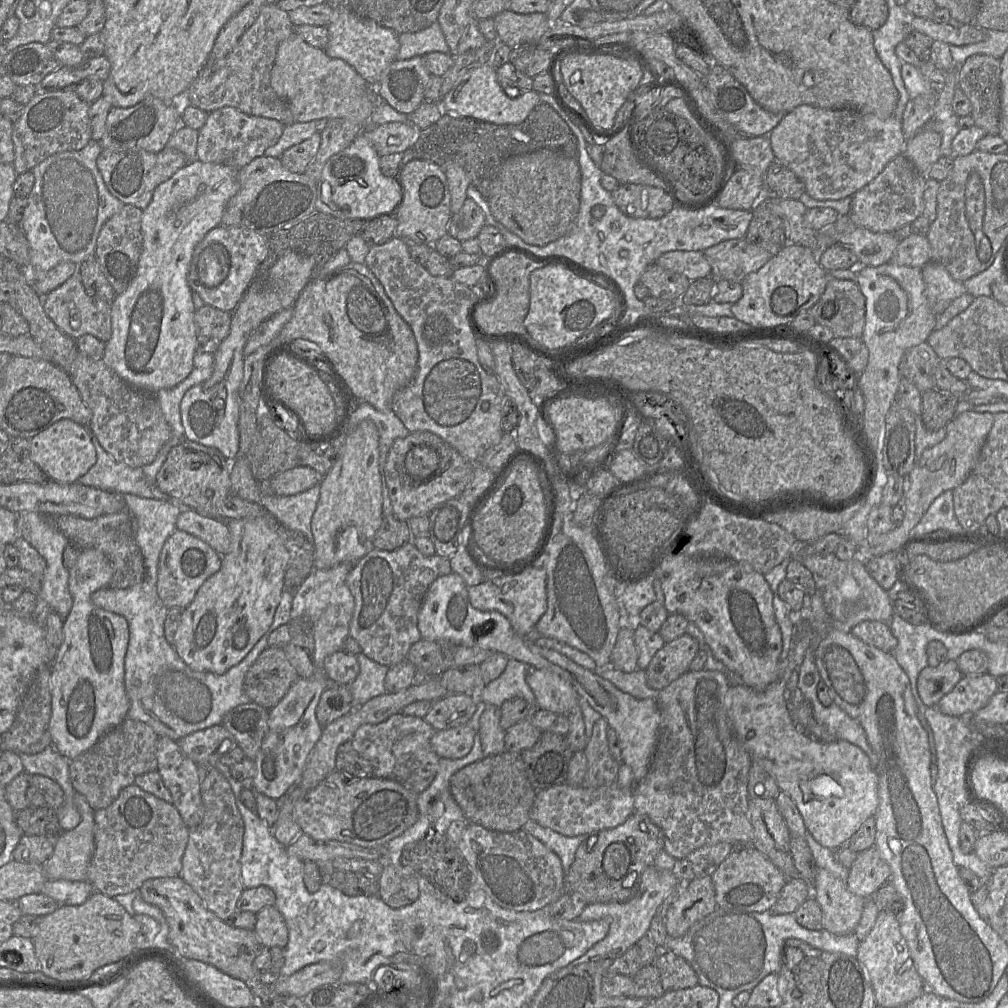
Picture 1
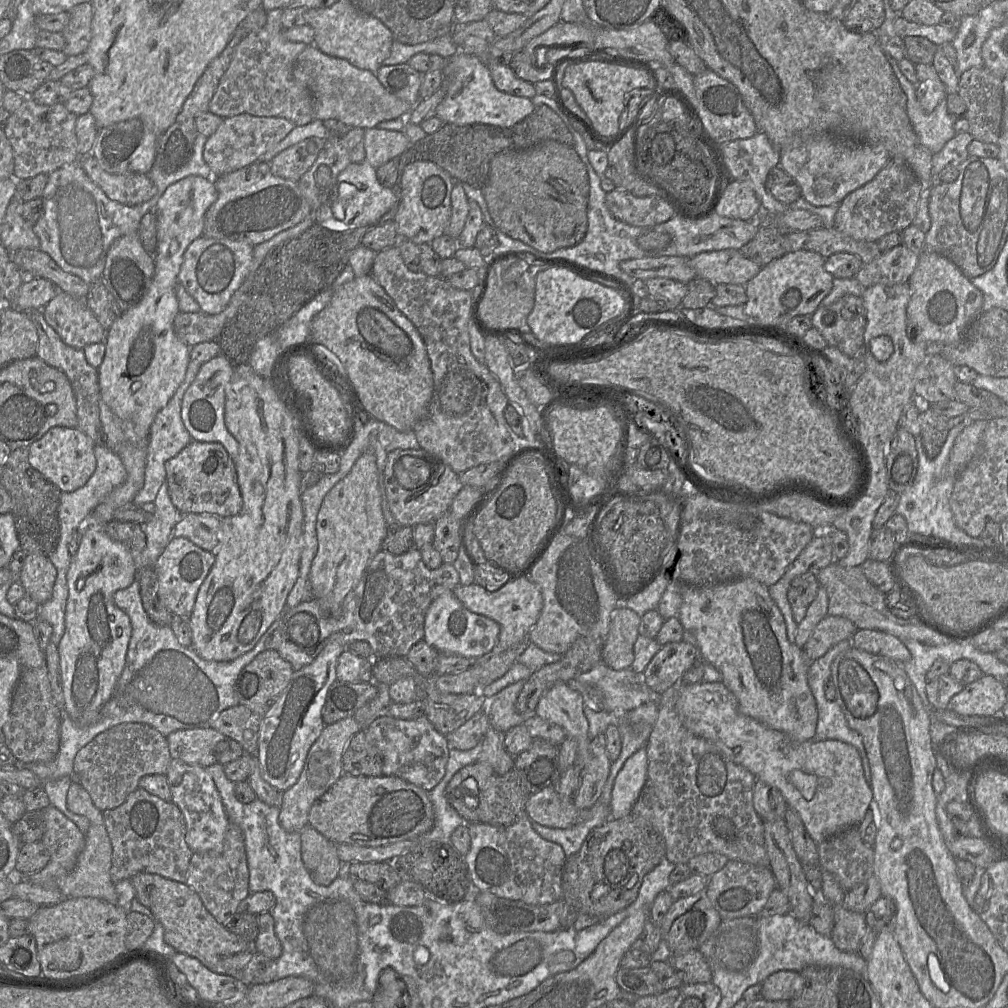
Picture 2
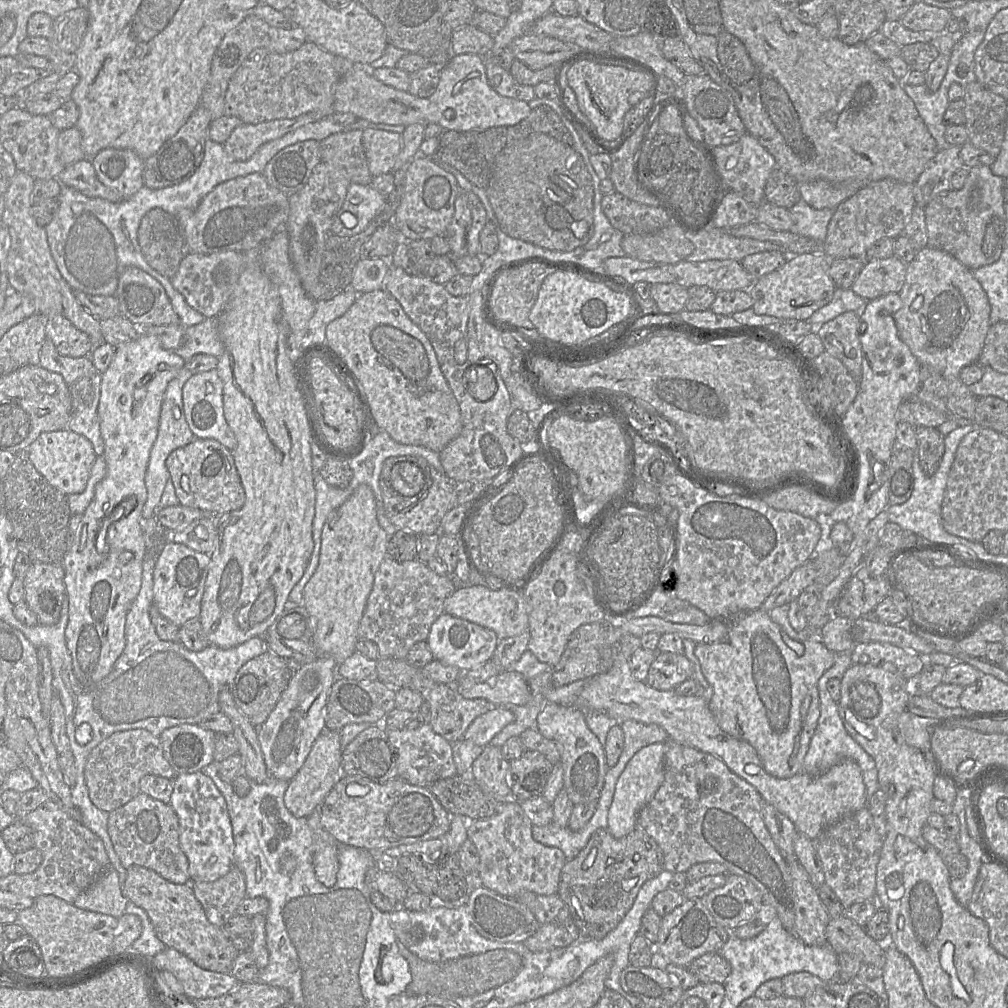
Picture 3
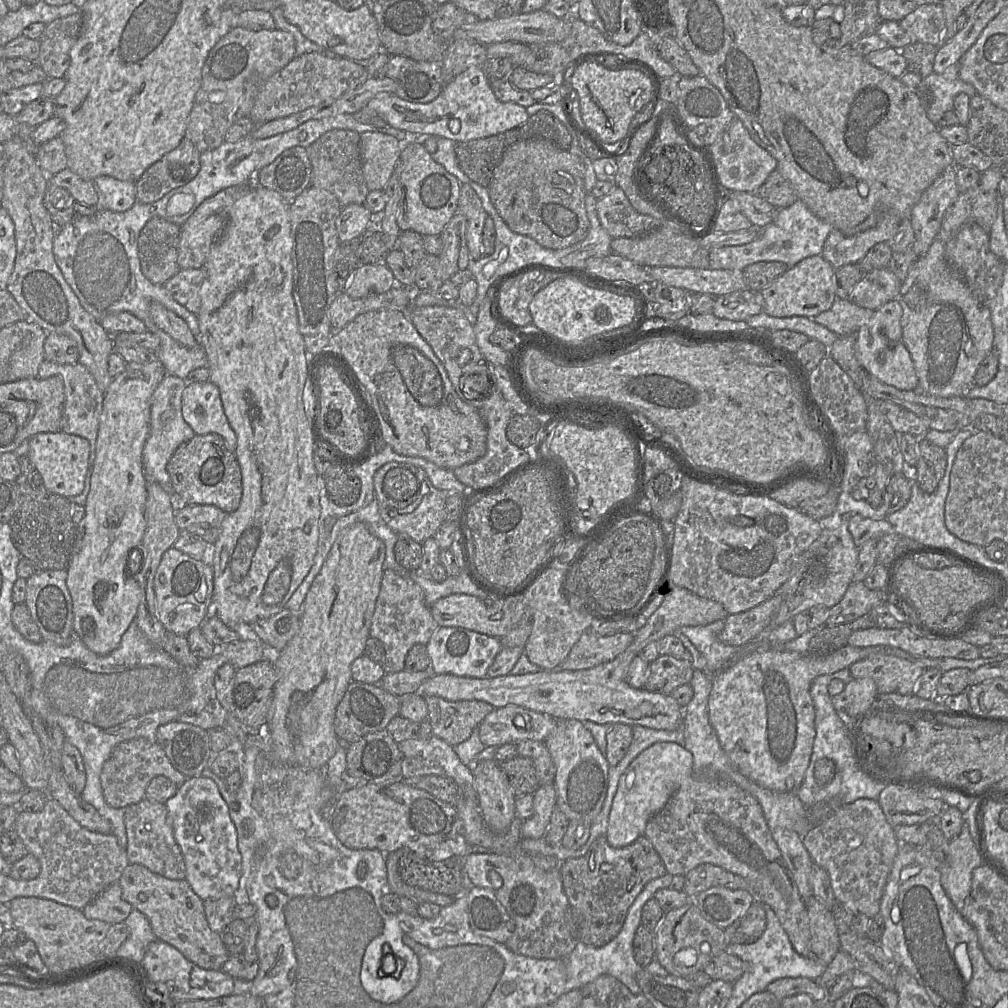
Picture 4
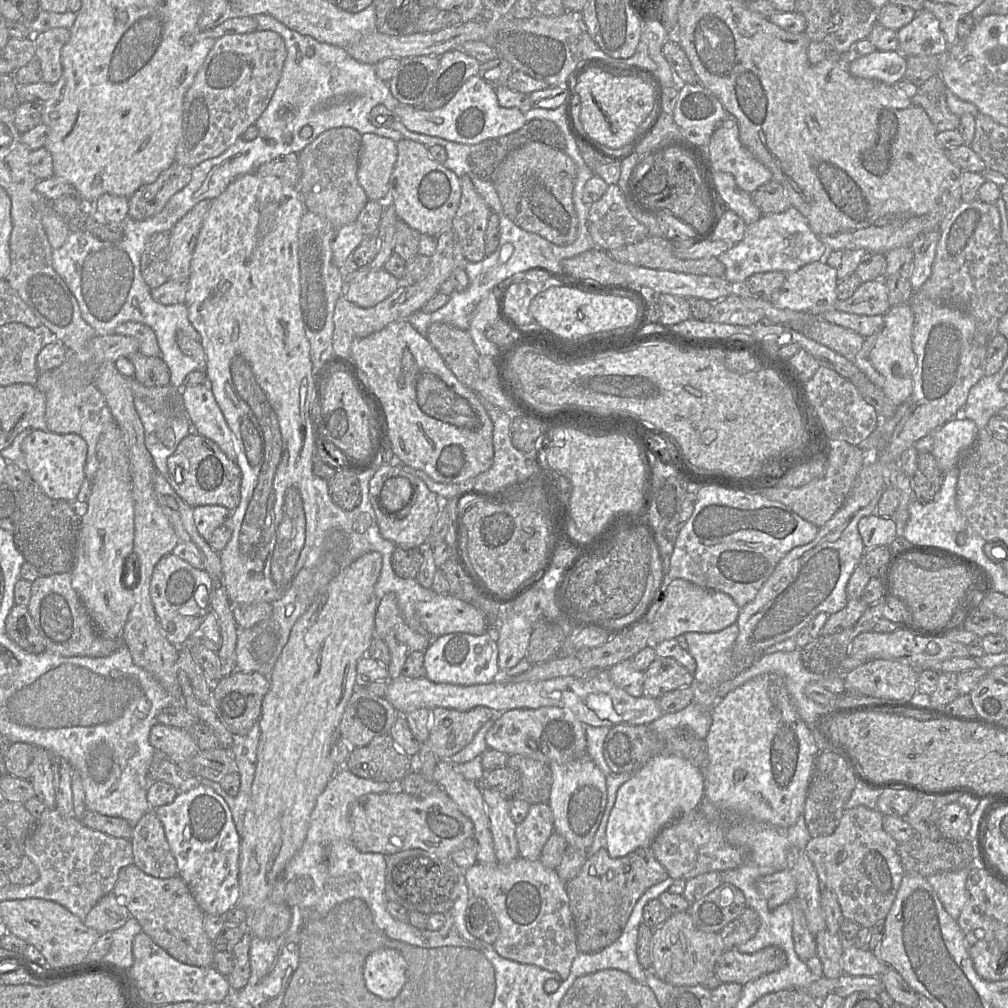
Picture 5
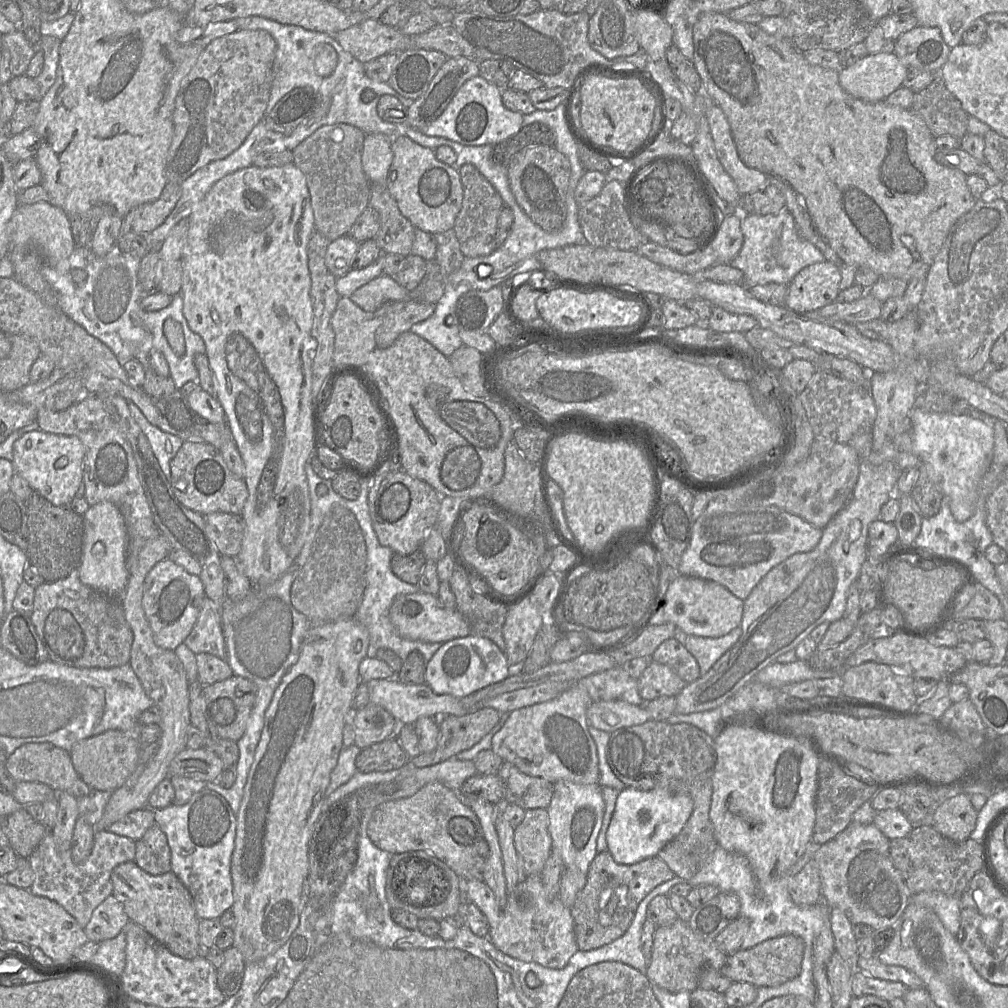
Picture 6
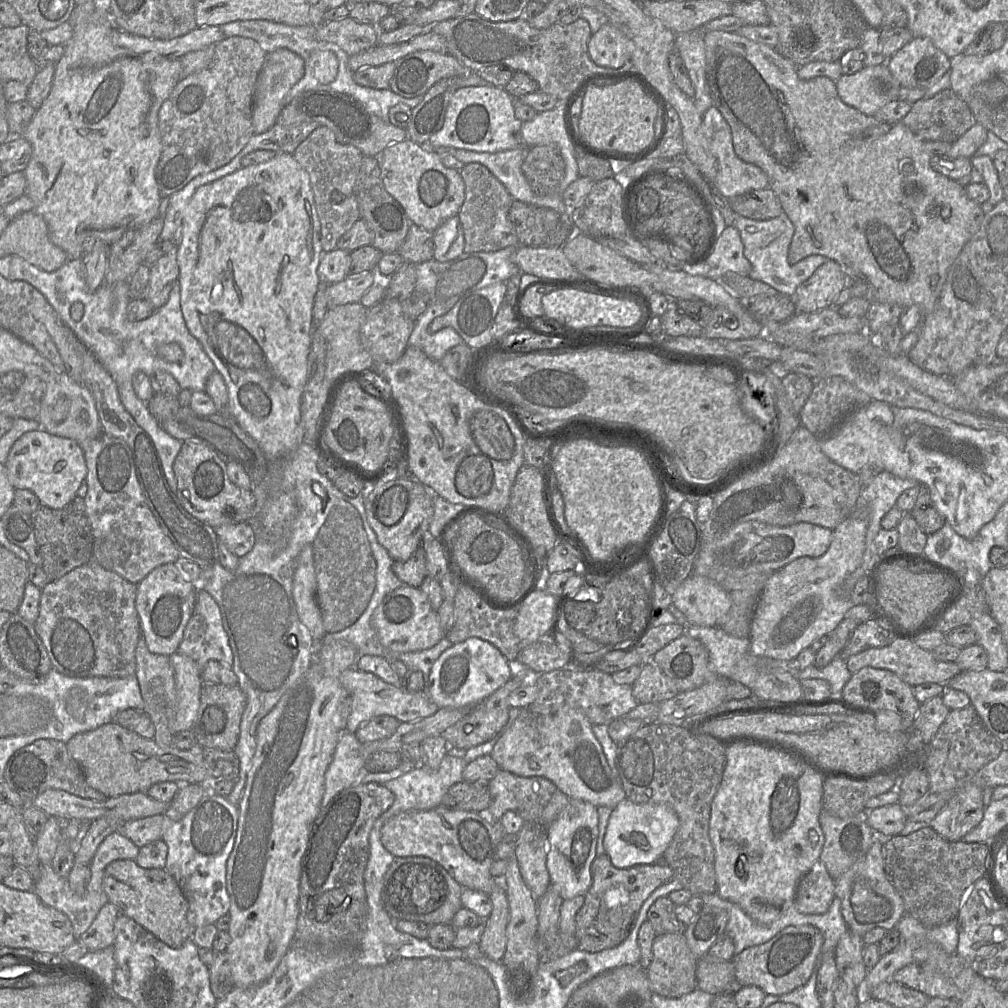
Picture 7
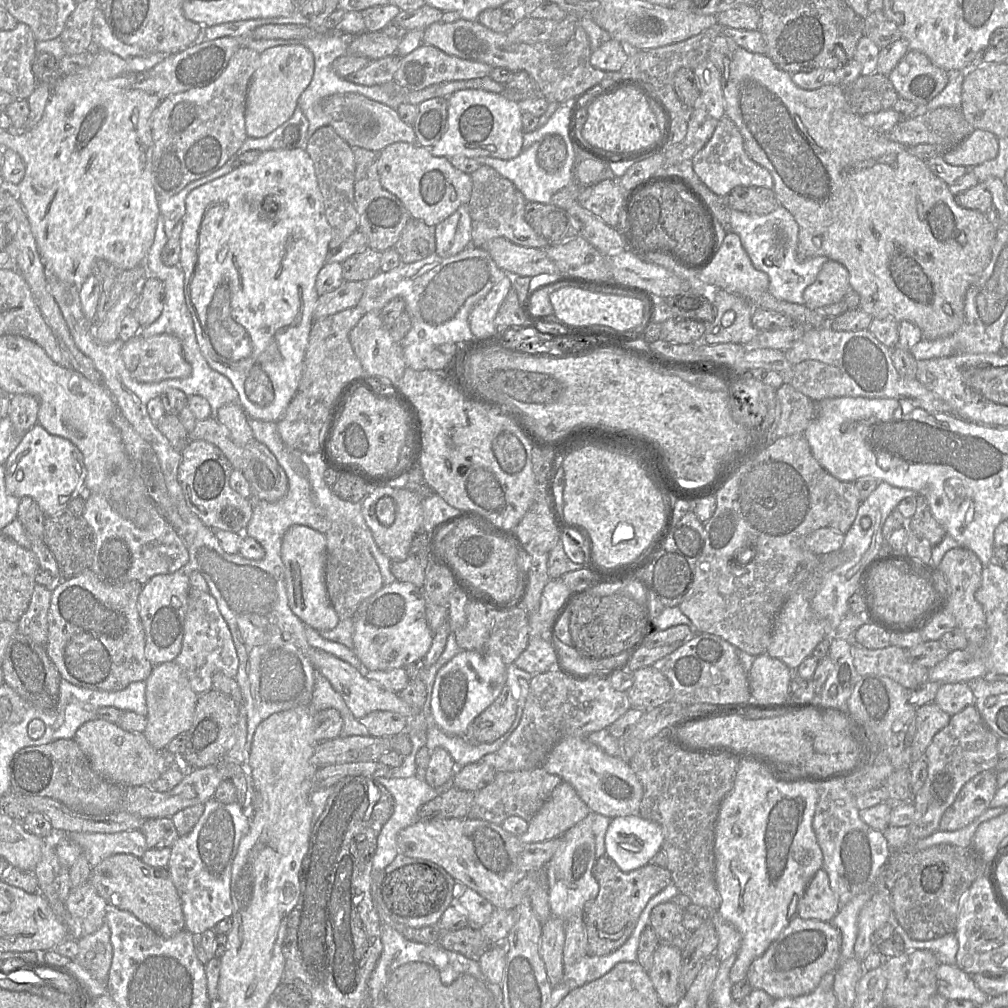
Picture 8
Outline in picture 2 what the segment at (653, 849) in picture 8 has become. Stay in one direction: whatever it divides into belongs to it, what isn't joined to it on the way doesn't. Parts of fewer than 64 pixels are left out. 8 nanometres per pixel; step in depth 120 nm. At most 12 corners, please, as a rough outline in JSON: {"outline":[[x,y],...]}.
{"outline":[[646,747],[614,780],[612,819],[631,814],[646,782]]}

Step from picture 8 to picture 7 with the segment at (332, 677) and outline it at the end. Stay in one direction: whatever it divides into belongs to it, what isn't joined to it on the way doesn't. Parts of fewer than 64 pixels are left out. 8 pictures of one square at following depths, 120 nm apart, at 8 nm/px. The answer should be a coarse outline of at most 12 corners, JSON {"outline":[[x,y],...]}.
{"outline":[[356,667],[344,670],[352,696],[346,731],[376,716],[413,722],[439,707],[425,690],[401,686]]}

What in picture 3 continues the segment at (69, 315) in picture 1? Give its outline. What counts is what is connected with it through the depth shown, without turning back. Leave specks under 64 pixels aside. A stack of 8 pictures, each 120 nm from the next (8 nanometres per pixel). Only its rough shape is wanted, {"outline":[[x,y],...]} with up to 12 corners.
{"outline":[[61,314],[45,318],[46,336],[59,354],[91,354],[86,333]]}

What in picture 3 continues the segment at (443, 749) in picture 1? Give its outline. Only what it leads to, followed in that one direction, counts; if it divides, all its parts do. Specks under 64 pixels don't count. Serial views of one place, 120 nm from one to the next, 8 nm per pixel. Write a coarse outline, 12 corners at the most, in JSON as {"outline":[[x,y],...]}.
{"outline":[[492,707],[473,720],[463,739],[484,747],[513,721]]}

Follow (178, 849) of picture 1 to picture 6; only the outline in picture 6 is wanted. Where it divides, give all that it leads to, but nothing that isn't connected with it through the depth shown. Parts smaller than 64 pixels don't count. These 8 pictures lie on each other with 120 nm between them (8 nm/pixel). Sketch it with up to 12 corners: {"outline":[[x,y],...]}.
{"outline":[[157,824],[135,842],[134,862],[151,875],[171,871],[167,837]]}

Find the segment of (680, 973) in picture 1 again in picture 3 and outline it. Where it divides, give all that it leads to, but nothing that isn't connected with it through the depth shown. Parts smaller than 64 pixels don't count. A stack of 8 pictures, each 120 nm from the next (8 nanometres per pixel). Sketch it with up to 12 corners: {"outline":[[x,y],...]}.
{"outline":[[706,953],[687,969],[700,983],[721,983],[731,973],[719,953]]}

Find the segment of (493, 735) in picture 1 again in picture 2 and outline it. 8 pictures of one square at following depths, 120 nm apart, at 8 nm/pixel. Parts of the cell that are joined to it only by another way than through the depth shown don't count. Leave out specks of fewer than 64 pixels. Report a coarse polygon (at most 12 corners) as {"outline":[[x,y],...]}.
{"outline":[[490,727],[482,739],[477,763],[496,774],[514,769],[504,749],[505,733]]}

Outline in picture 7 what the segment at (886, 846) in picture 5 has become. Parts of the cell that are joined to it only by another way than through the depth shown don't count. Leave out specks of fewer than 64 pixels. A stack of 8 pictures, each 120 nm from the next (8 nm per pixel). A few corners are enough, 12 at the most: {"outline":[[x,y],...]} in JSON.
{"outline":[[883,838],[834,880],[849,931],[894,929],[904,901],[887,879]]}

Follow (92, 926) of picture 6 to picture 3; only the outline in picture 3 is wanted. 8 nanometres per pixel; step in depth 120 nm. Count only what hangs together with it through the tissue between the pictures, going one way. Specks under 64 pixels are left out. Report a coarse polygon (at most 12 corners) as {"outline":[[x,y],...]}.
{"outline":[[110,865],[72,904],[121,917],[128,899]]}

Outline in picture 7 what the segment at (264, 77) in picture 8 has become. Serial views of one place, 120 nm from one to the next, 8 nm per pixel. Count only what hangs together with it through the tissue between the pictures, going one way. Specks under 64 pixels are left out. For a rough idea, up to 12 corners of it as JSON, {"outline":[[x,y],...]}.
{"outline":[[280,48],[266,56],[252,107],[254,134],[272,128],[305,62]]}

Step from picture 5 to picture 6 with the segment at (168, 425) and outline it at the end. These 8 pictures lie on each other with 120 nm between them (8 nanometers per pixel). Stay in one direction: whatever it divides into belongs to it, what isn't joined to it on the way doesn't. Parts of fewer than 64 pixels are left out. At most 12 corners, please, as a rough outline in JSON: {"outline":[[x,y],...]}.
{"outline":[[135,403],[128,408],[170,481],[170,461],[184,440],[152,425]]}

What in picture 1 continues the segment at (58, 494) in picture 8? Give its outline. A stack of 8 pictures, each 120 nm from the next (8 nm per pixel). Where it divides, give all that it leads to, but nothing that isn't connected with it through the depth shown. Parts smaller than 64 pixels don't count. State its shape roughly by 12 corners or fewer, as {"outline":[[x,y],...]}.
{"outline":[[61,419],[30,440],[50,480],[73,484],[96,463],[87,426]]}

